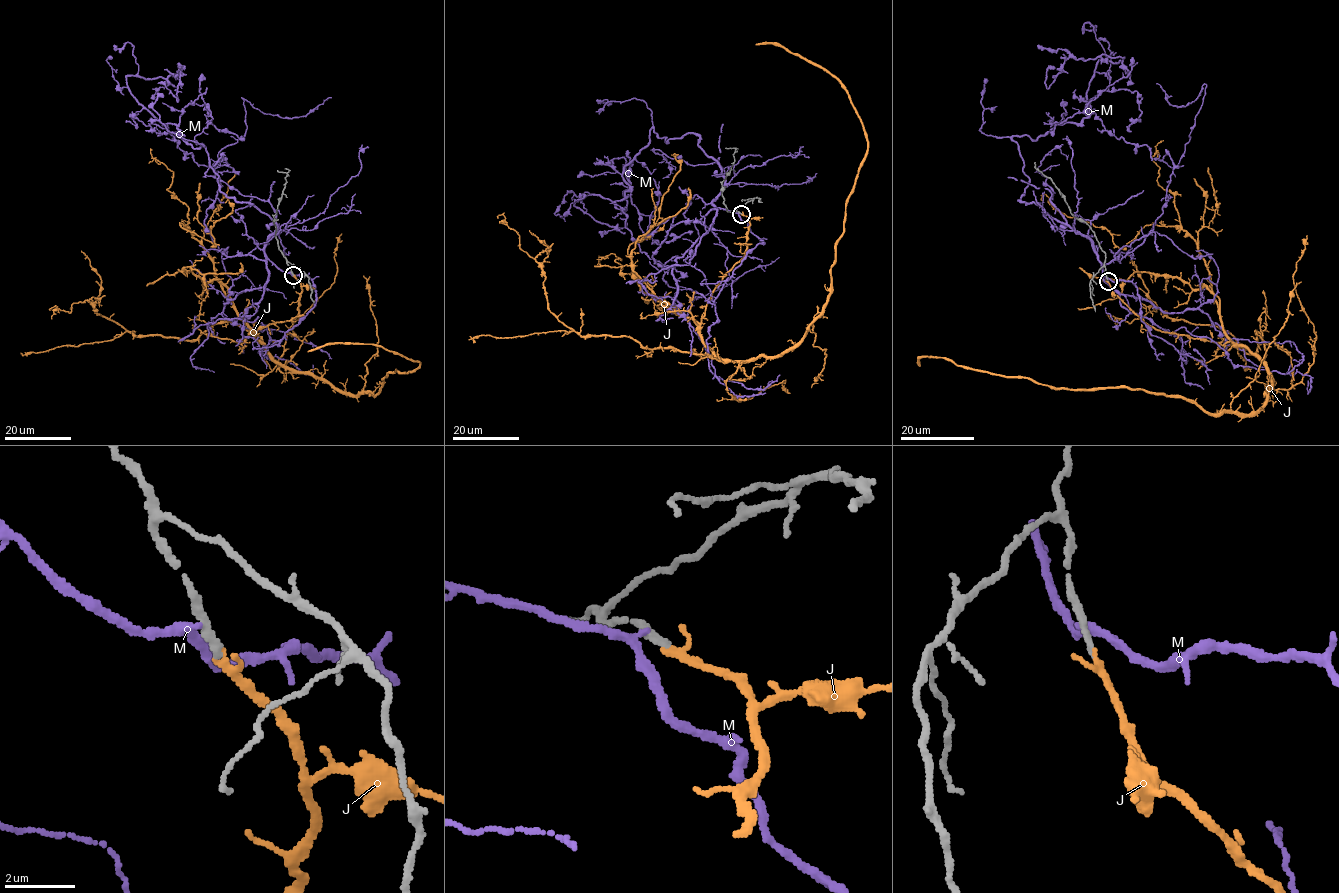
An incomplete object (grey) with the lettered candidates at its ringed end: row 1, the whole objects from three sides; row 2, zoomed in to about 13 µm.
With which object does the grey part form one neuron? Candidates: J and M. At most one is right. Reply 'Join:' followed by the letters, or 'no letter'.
Join: J

